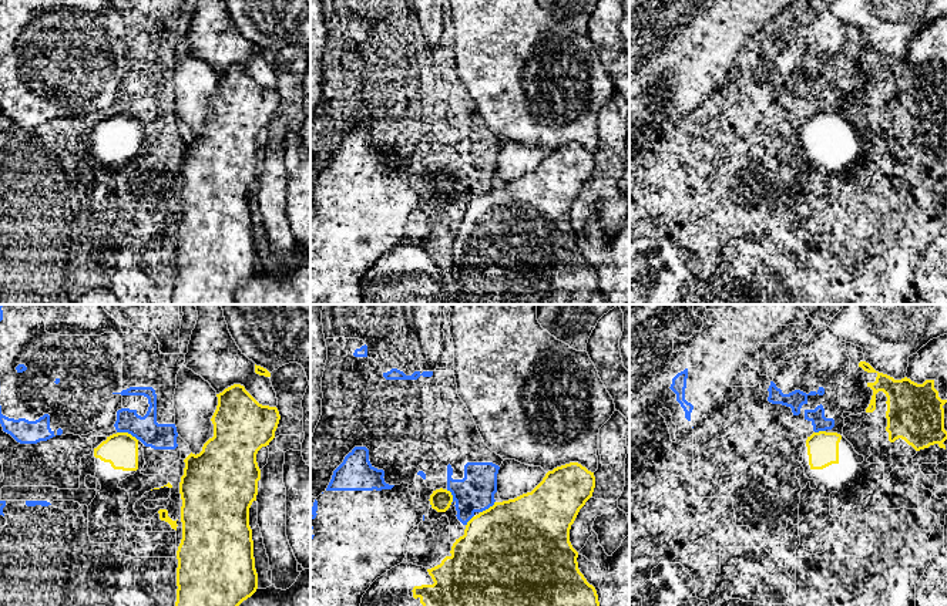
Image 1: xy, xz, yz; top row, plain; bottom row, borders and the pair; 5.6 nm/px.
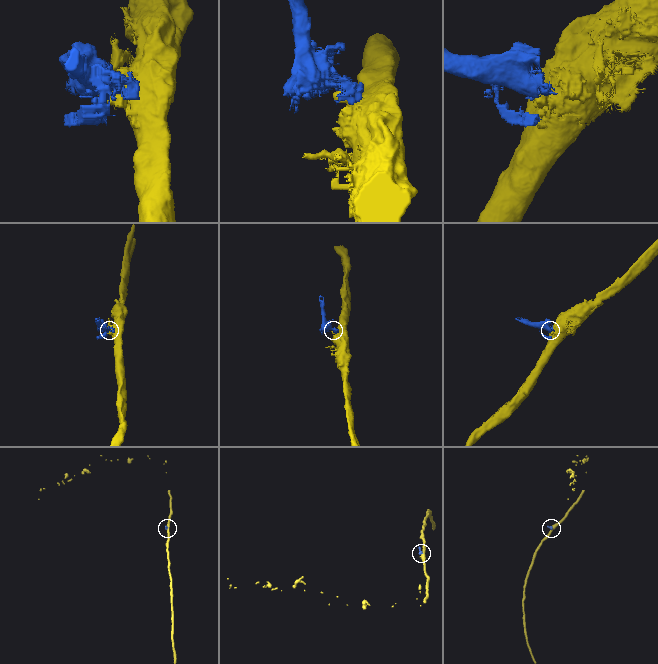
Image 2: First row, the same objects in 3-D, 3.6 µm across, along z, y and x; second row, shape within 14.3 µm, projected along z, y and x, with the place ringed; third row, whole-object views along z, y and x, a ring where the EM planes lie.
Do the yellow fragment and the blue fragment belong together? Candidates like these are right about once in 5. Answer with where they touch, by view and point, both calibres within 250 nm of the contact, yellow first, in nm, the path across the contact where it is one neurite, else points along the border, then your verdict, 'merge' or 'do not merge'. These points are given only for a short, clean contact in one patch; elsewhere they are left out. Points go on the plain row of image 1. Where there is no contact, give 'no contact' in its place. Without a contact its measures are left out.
meets yellow in xy at (127, 114); 190 nm thick on the yellow side, 150 nm on the other; border along xy (117, 113), (126, 113), (137, 121); do not merge

